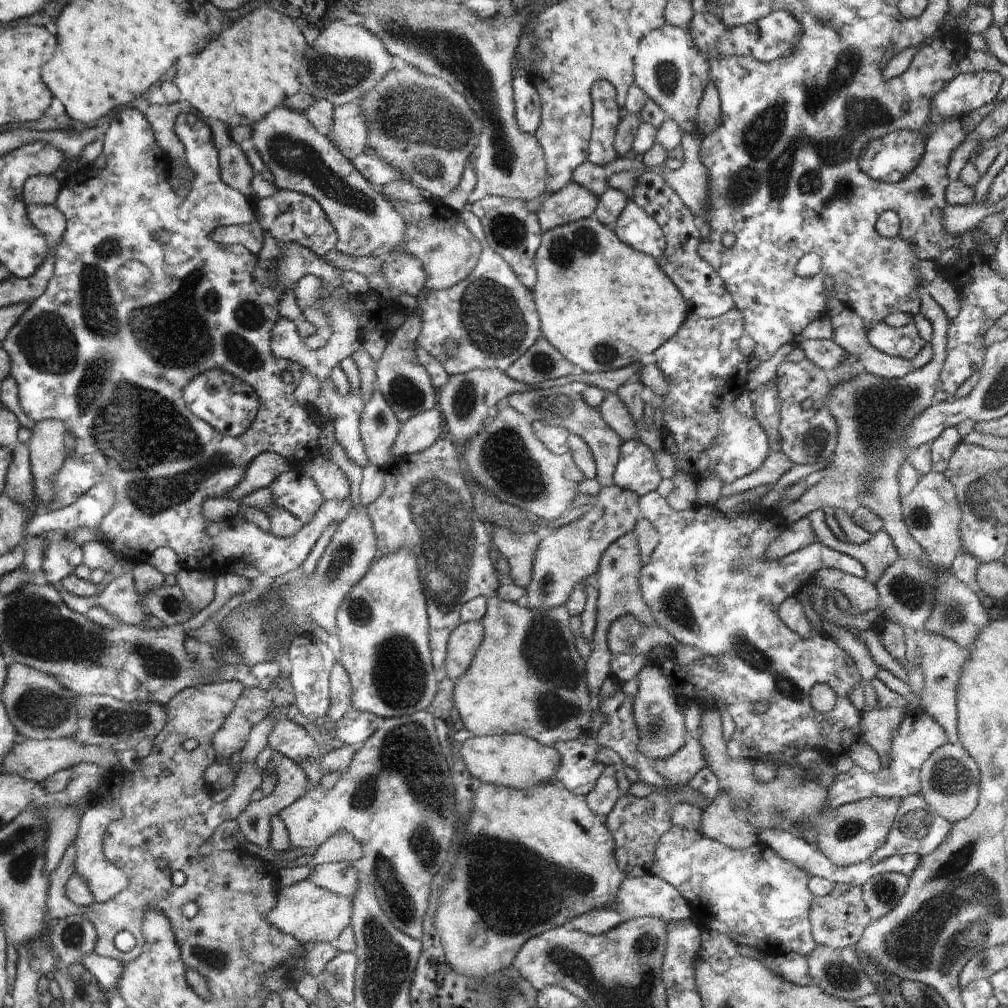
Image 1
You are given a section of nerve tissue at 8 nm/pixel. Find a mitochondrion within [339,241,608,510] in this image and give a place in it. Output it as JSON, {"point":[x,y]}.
{"point":[489,314]}

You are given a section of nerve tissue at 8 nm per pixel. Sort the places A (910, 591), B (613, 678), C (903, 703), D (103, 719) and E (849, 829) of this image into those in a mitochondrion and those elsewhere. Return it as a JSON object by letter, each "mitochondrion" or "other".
{"A":"mitochondrion","B":"other","C":"other","D":"mitochondrion","E":"mitochondrion"}

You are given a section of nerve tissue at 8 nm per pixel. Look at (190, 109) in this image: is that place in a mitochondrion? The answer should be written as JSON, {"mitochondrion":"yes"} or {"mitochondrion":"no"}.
{"mitochondrion":"yes"}

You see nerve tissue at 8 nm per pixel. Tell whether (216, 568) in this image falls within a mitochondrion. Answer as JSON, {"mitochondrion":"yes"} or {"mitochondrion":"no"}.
{"mitochondrion":"no"}

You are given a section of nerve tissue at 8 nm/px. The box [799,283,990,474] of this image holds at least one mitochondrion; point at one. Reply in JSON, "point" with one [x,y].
{"point":[872,405]}

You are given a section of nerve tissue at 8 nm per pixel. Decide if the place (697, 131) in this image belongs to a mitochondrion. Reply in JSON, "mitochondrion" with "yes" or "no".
{"mitochondrion":"no"}

